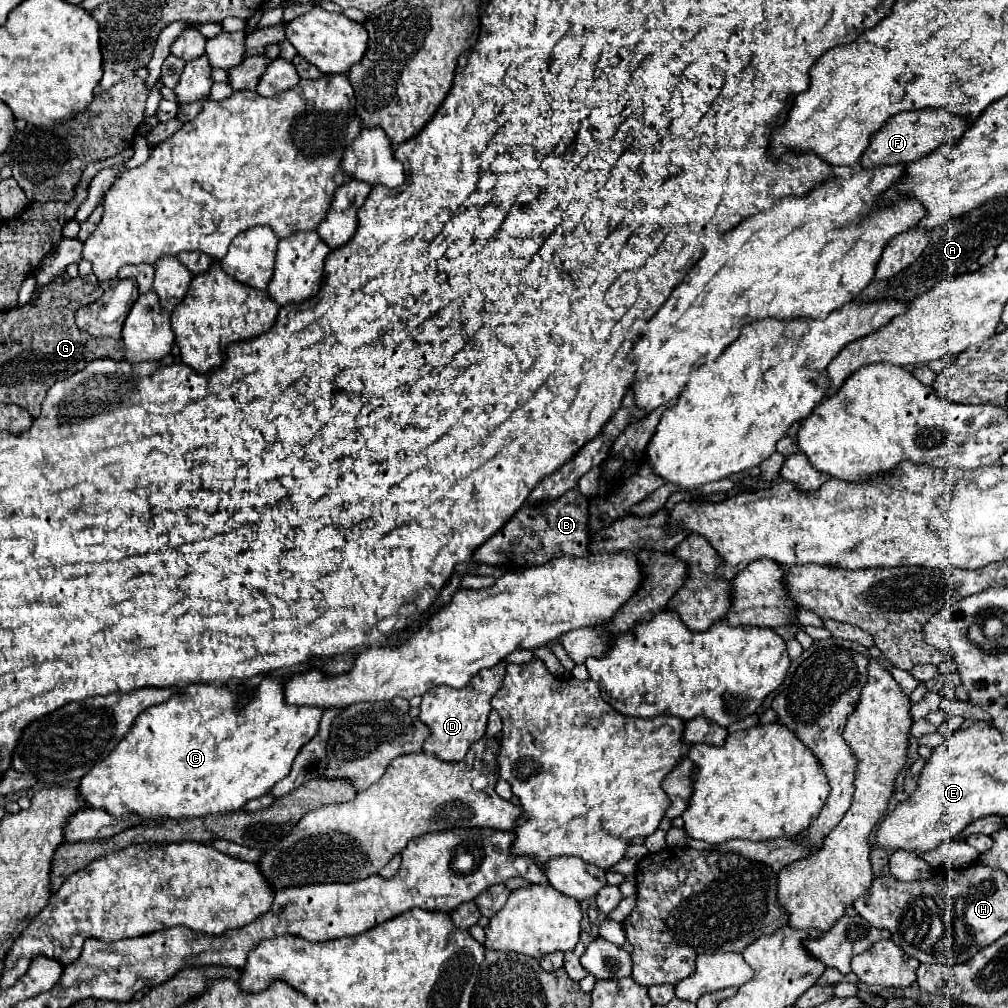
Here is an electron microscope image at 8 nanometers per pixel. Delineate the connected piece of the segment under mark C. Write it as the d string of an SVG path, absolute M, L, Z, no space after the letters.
M264 676L256 686L256 694L242 710L236 706L238 690L244 688L224 684L186 686L170 700L146 708L110 756L98 762L80 780L78 796L84 798L86 808L104 808L104 812L114 818L138 816L142 820L180 820L238 812L248 800L268 794L278 780L288 776L300 748L318 732L324 710L284 704L282 678L278 676Z

